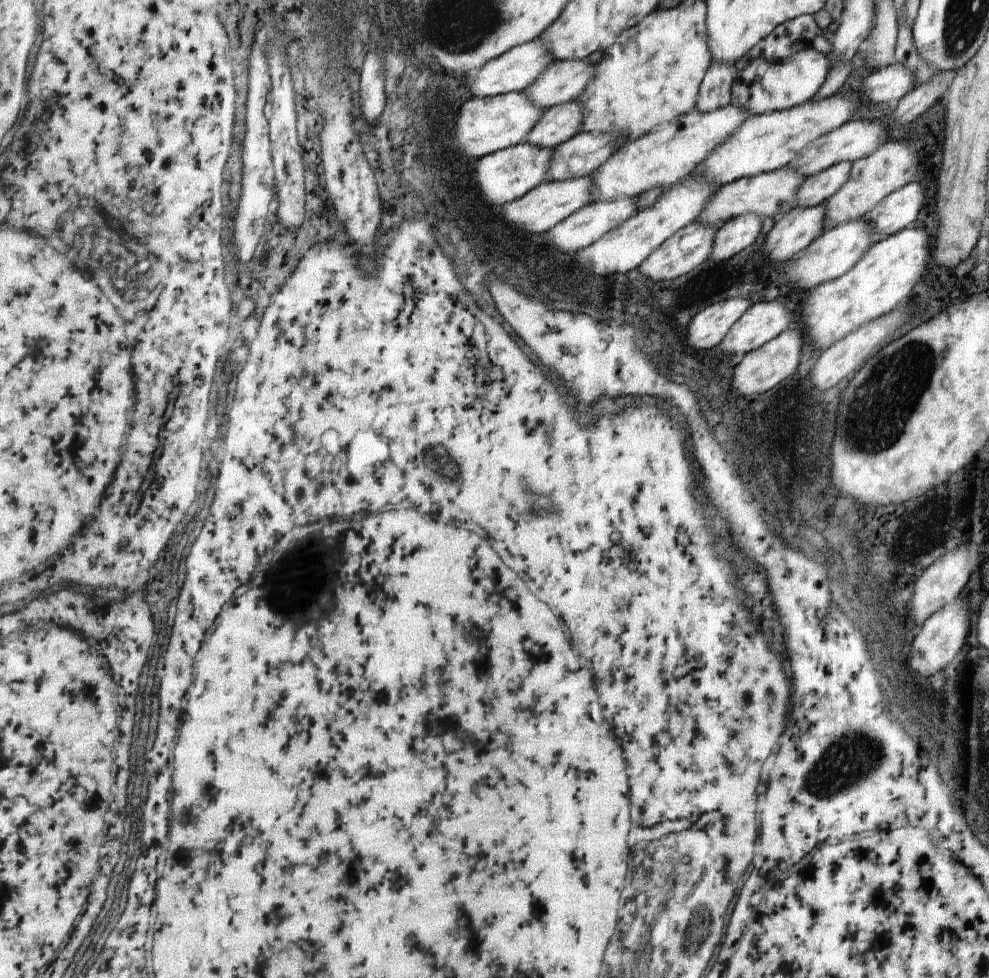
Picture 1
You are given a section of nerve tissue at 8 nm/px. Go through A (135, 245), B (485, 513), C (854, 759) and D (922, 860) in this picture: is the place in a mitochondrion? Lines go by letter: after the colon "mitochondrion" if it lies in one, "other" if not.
A: mitochondrion
B: other
C: mitochondrion
D: other

